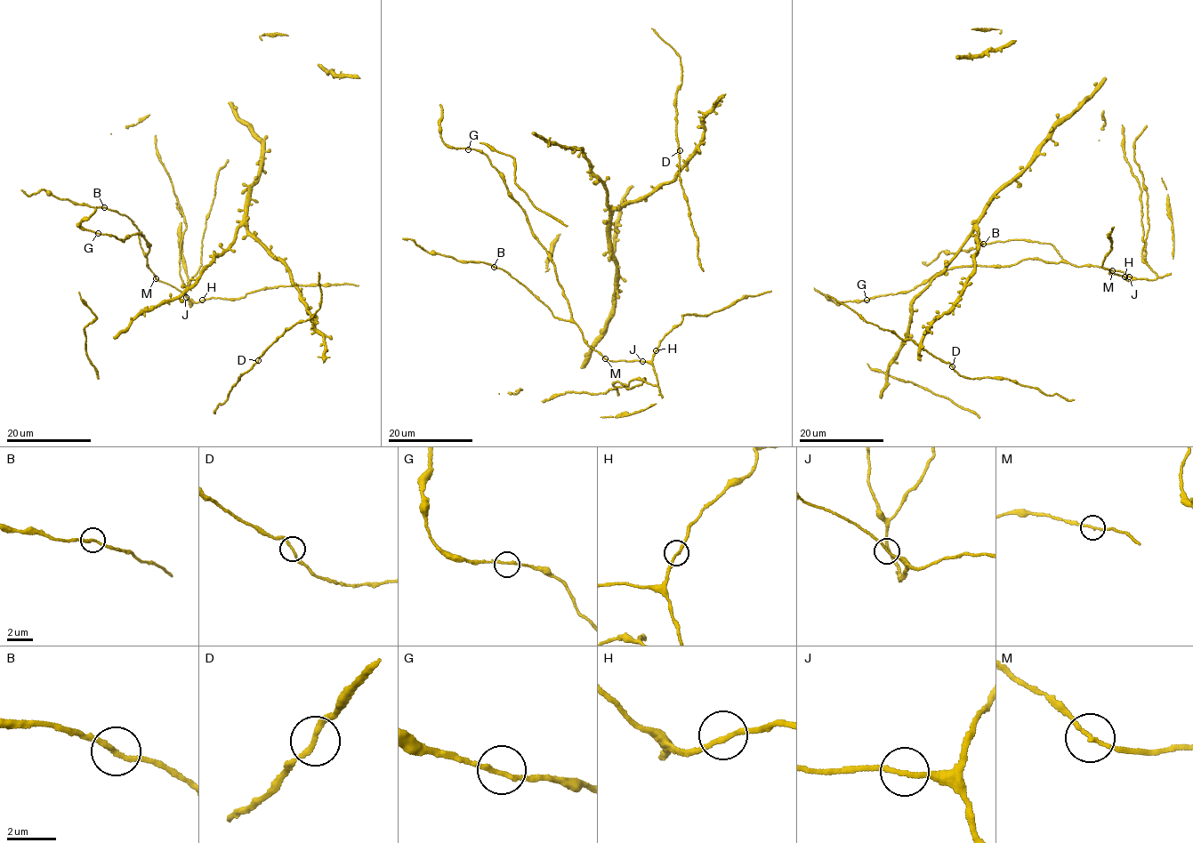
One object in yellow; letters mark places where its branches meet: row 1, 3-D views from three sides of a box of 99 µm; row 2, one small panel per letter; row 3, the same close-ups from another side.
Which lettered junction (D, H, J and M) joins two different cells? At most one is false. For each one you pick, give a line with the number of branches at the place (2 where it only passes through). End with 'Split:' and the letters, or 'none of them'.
Split: none of them

